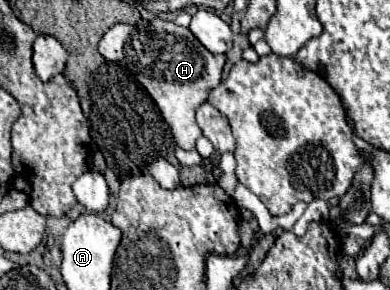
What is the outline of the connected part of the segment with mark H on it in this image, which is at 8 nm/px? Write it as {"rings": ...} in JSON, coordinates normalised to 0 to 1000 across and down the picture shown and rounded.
{"rings":[[[395,69],[379,90],[287,90],[256,138],[256,186],[272,207],[318,221],[349,262],[349,276],[379,310],[410,372],[415,407],[441,448],[446,497],[467,517],[497,517],[503,483],[518,469],[497,393],[508,379],[508,359],[528,352],[538,310],[564,290],[579,186],[554,193],[544,179],[528,179],[528,166],[508,152],[503,124],[482,97],[426,69]]]}

